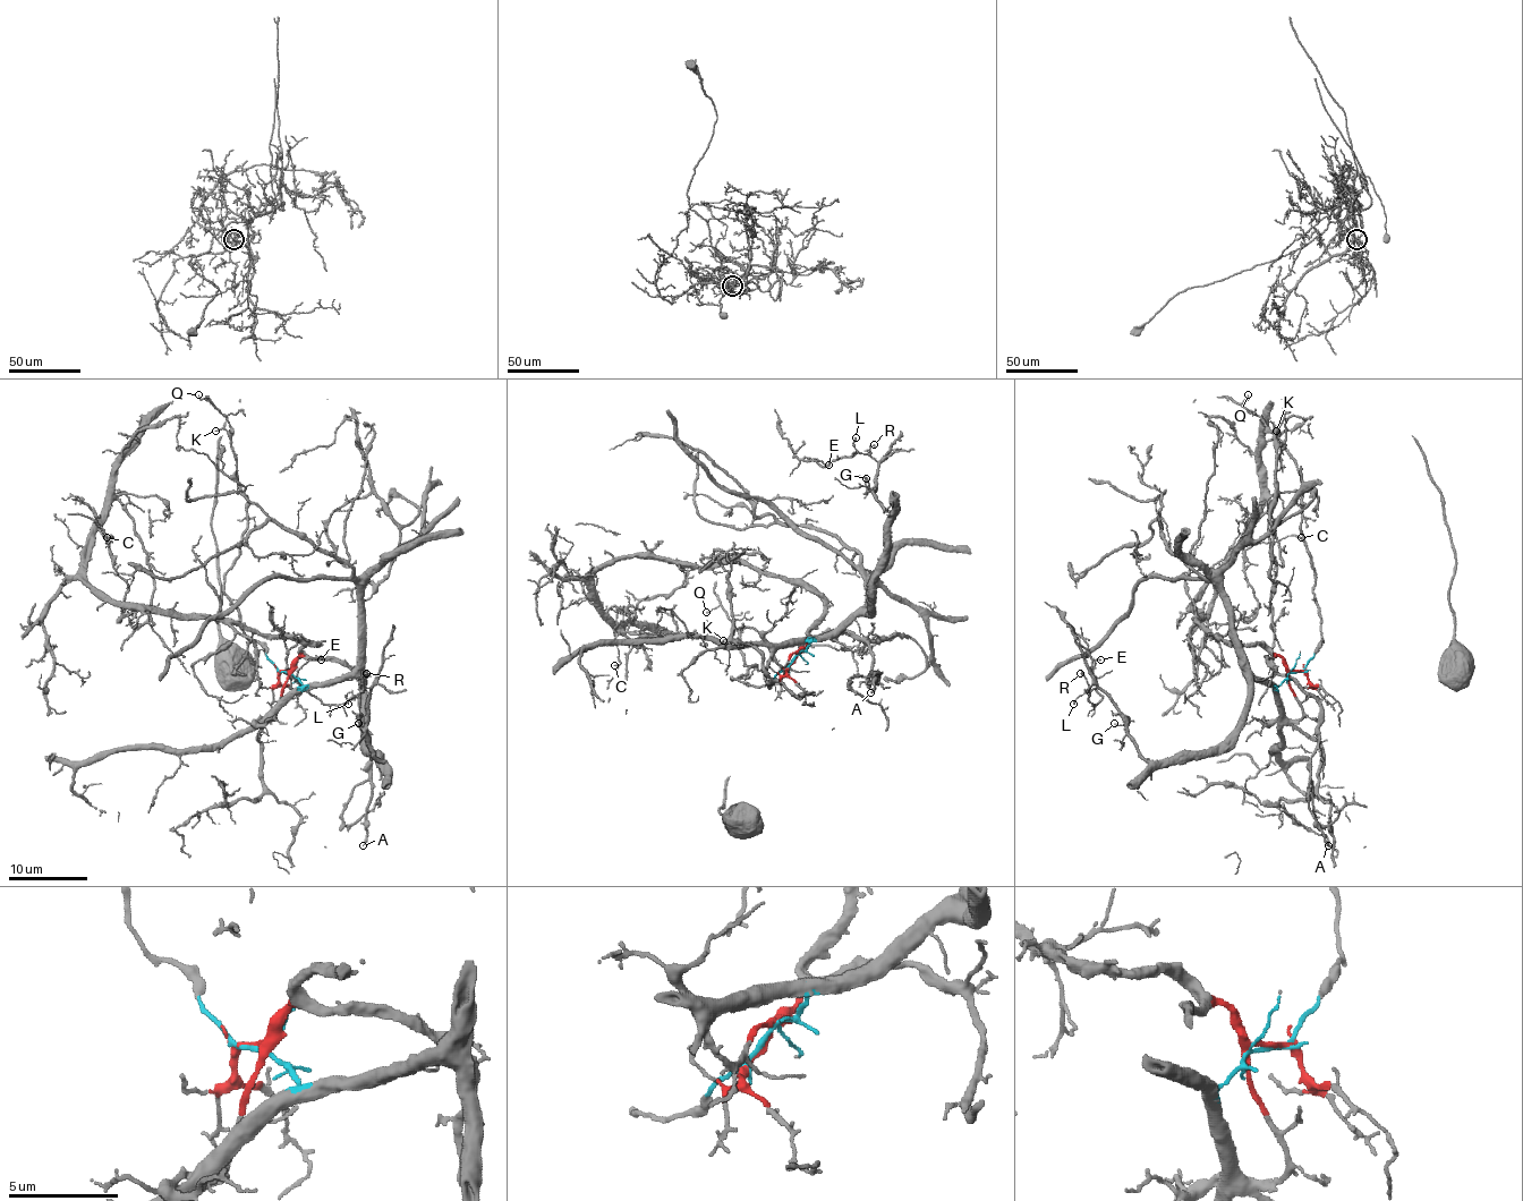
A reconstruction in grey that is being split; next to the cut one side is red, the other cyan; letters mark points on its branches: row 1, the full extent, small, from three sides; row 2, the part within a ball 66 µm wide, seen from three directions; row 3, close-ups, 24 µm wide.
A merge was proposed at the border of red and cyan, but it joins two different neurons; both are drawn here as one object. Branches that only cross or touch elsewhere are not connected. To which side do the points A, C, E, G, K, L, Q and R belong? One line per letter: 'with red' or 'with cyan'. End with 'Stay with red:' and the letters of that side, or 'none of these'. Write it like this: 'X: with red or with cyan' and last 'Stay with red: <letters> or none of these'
A: with red
C: with red
E: with cyan
G: with cyan
K: with cyan
L: with cyan
Q: with cyan
R: with cyan
Stay with red: A, C

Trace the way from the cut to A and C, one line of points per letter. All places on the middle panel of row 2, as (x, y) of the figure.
A: (793, 659), (809, 640), (851, 632), (873, 657), (869, 683), (878, 673), (870, 691)
C: (793, 659), (823, 612), (814, 593), (737, 563), (621, 556), (594, 575), (594, 601), (618, 610), (613, 665)

